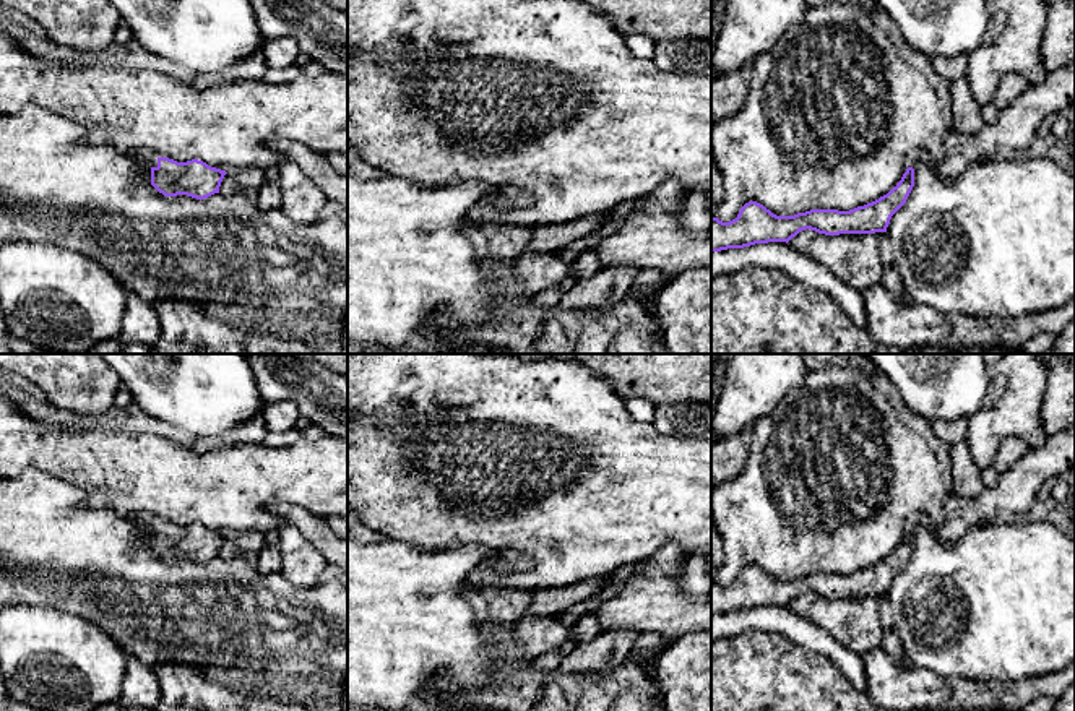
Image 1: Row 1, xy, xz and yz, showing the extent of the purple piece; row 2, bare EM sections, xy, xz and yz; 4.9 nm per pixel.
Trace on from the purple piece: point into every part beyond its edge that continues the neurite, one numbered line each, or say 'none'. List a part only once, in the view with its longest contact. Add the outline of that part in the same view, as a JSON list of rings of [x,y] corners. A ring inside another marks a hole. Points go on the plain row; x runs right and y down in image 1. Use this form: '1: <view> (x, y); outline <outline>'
1: xy (150, 521); outline [[[138,513],[132,518],[135,523],[145,526],[149,531],[158,531],[158,523],[159,521],[167,521],[164,518],[158,518],[154,515],[148,515],[148,513]]]

